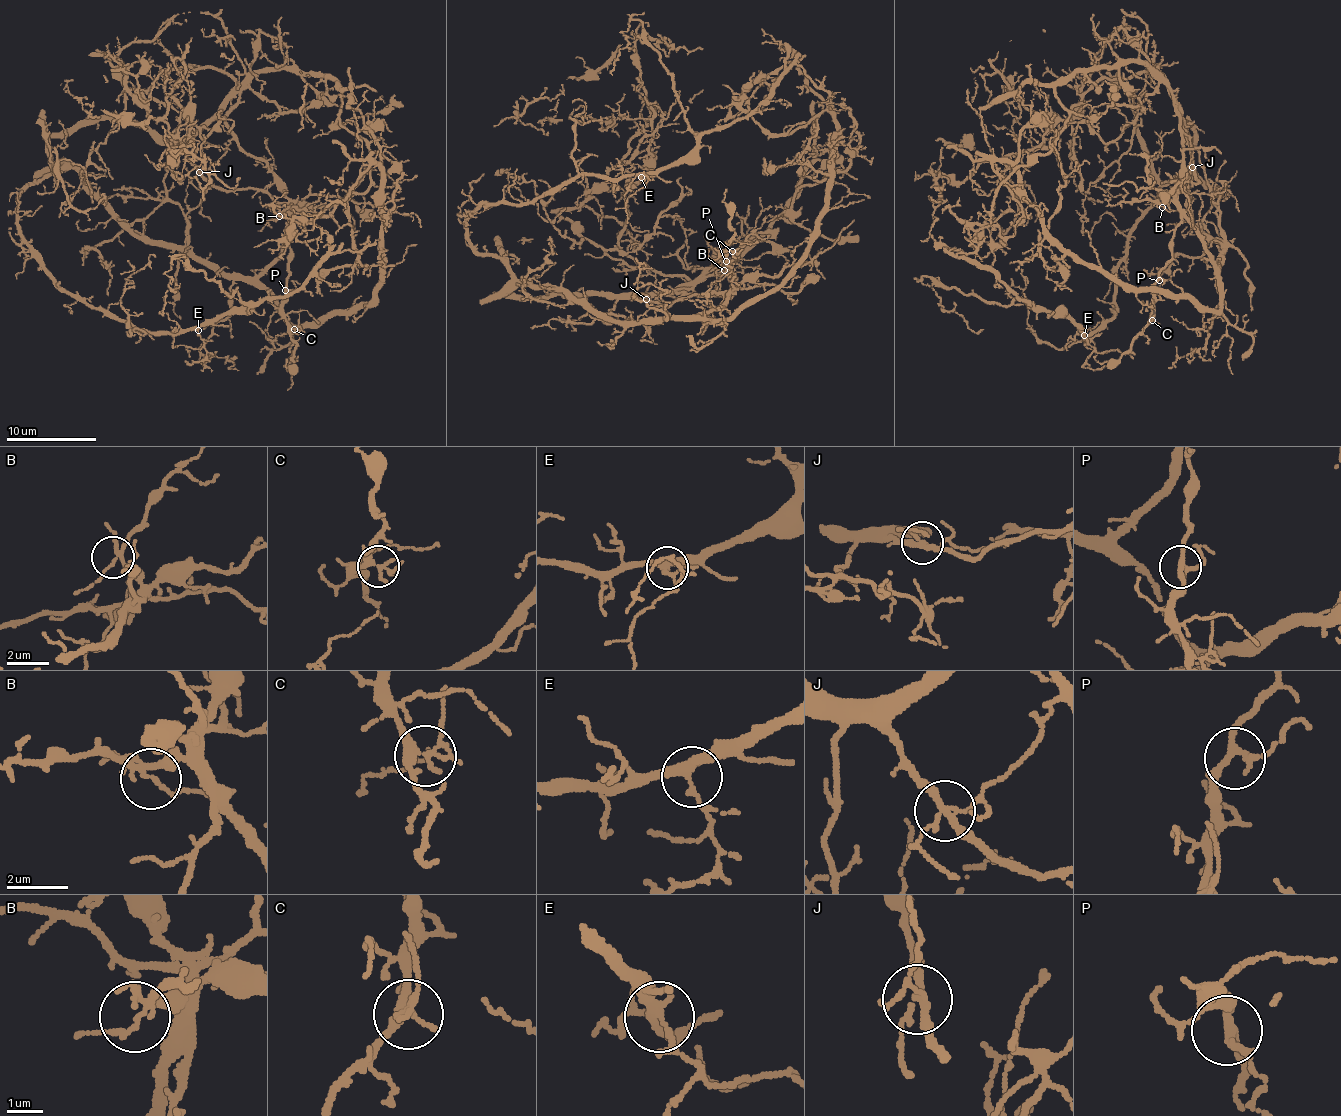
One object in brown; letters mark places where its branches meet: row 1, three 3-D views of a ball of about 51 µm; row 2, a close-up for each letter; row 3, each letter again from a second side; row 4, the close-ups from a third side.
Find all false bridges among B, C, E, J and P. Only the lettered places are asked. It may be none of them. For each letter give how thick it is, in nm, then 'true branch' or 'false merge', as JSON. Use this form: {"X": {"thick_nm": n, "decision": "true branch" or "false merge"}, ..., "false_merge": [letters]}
{"B": {"thick_nm": 150, "decision": "true branch"}, "C": {"thick_nm": 280, "decision": "true branch"}, "E": {"thick_nm": 280, "decision": "true branch"}, "J": {"thick_nm": 220, "decision": "false merge"}, "P": {"thick_nm": 220, "decision": "true branch"}, "false_merge": ["J"]}

